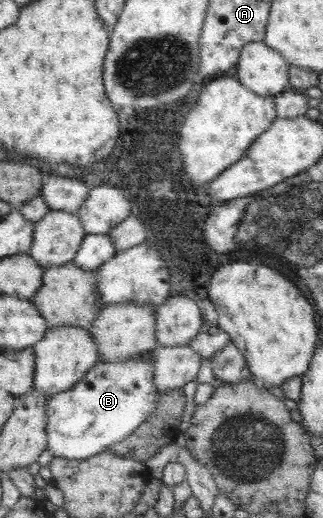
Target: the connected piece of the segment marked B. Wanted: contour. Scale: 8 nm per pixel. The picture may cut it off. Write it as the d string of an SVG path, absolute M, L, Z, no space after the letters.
M151 353L131 361L100 361L73 389L47 399L47 449L55 457L86 460L126 441L158 409L154 380Z

